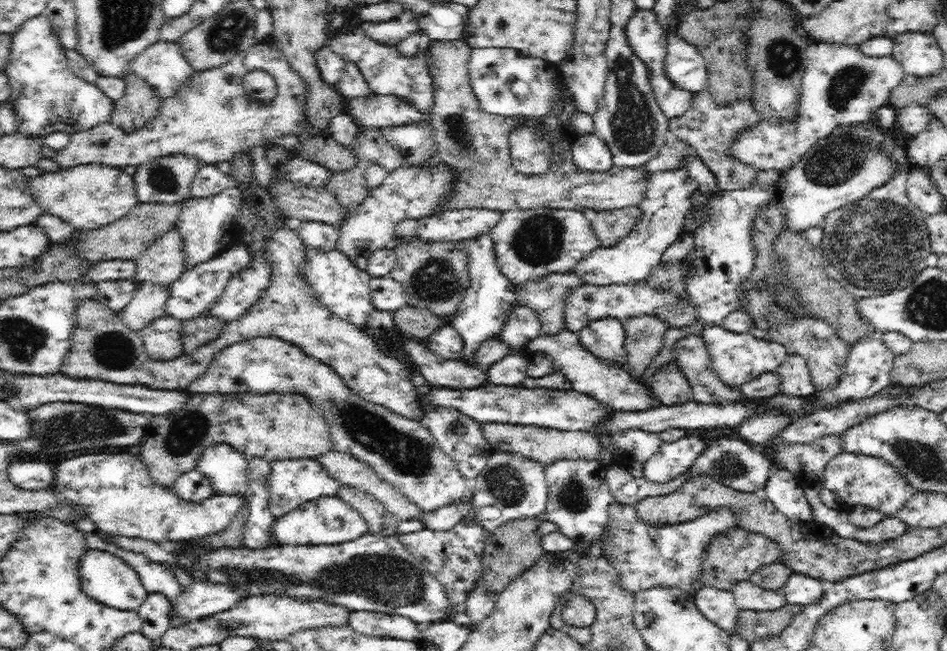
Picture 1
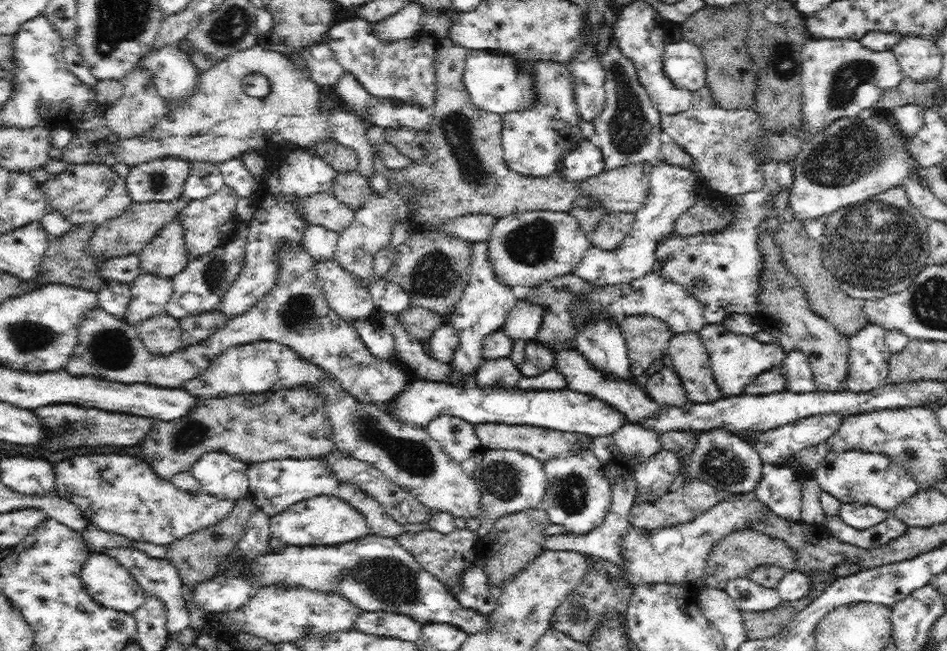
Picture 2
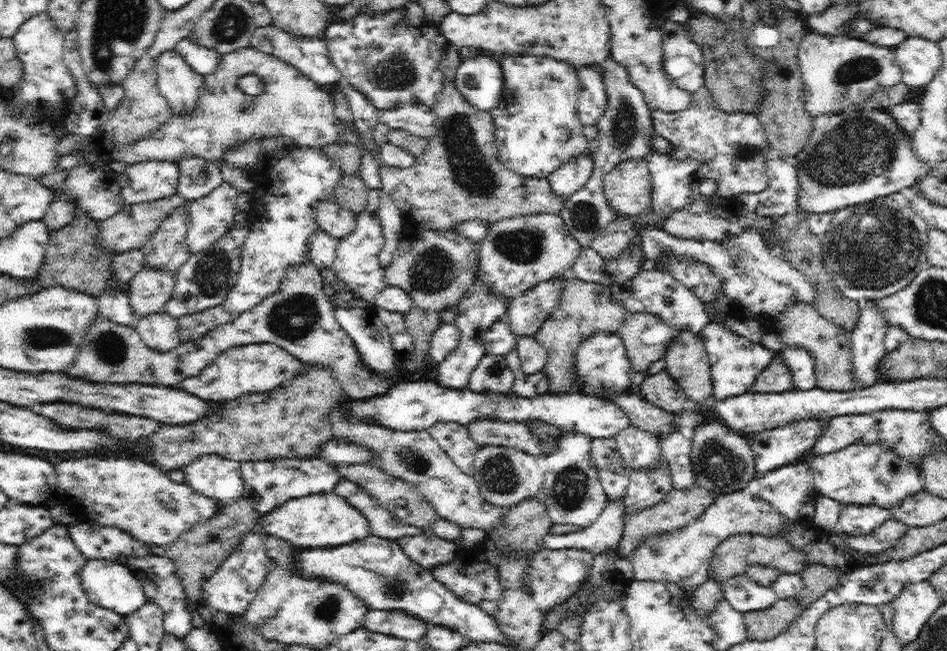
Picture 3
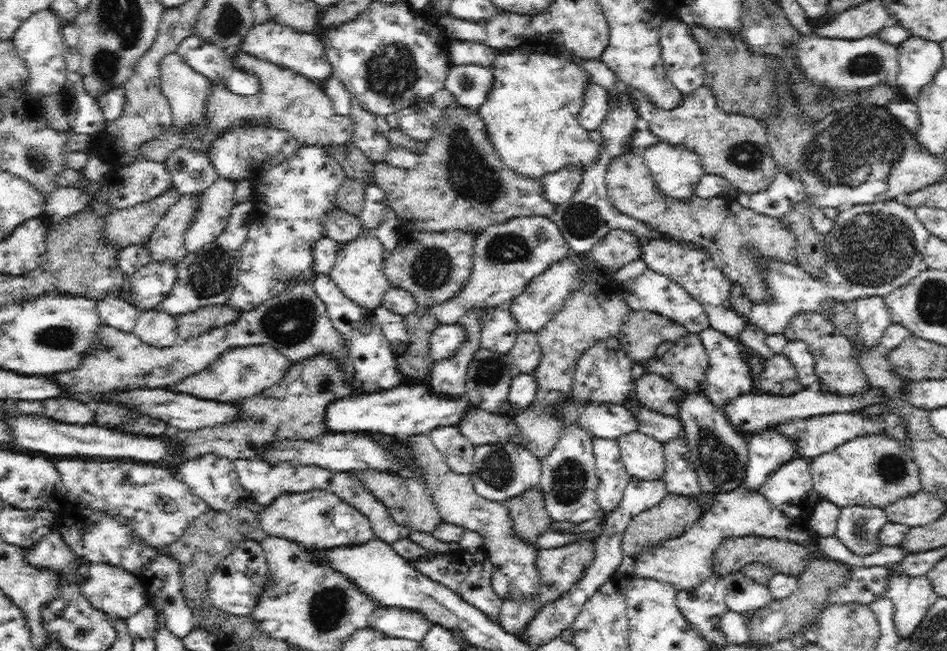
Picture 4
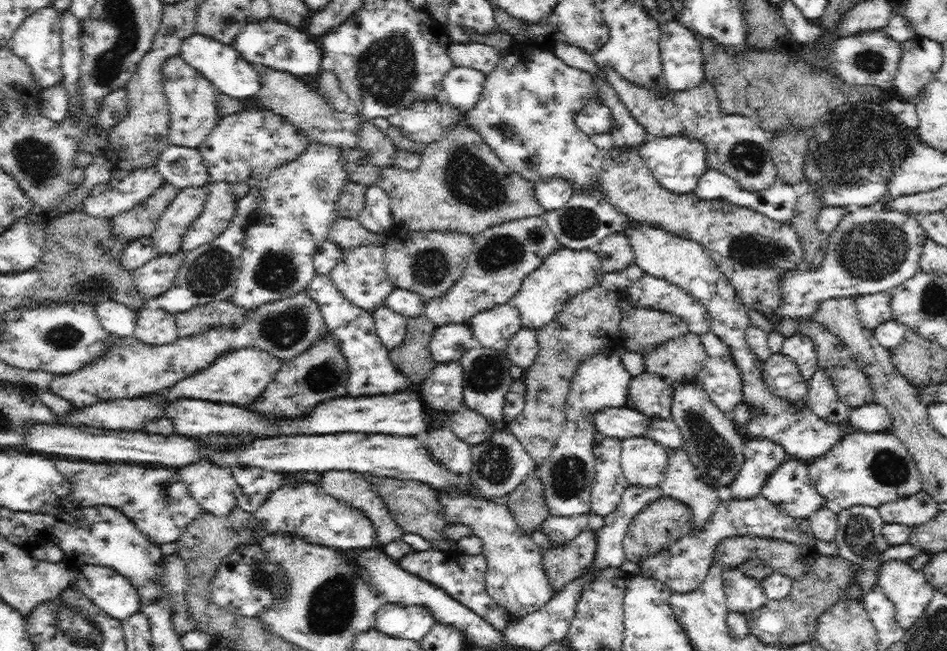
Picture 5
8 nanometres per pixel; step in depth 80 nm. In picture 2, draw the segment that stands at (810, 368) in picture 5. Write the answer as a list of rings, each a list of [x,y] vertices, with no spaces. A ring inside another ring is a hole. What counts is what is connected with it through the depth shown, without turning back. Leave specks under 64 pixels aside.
[[[788,351],[780,368],[786,377],[785,390],[793,393],[809,393],[817,390],[806,353]]]

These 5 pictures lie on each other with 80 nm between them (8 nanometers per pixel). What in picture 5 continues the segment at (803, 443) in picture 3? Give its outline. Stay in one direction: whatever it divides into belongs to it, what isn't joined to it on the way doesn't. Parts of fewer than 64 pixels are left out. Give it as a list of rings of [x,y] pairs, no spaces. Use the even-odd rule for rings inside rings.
[[[754,438],[743,448],[744,460],[740,472],[734,482],[728,485],[731,497],[754,498],[760,495],[761,488],[766,484],[771,474],[790,457],[785,448],[767,438]]]

